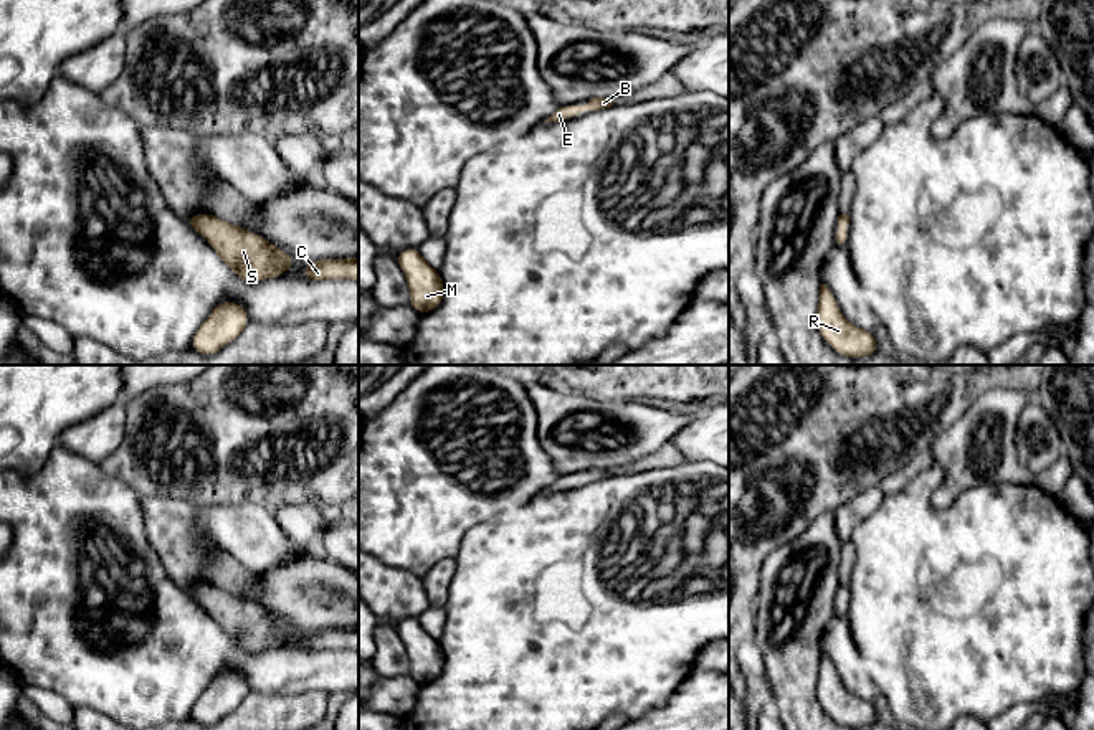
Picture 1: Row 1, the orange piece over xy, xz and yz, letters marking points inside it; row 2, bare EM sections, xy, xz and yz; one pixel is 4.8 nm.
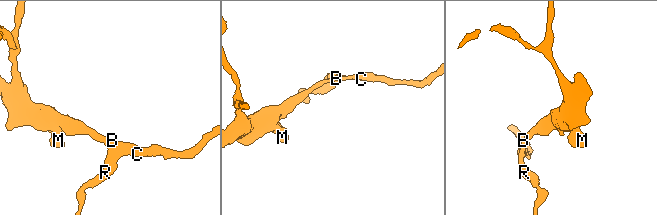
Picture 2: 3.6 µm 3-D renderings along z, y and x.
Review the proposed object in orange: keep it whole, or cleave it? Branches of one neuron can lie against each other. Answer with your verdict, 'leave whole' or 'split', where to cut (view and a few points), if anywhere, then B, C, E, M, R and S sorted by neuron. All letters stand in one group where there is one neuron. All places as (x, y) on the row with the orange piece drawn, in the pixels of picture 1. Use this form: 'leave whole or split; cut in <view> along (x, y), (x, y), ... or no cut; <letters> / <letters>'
leave whole; no cut; B C E M R S

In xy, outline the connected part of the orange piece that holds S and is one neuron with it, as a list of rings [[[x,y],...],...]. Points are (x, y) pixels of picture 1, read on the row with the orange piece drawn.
[[[198,213],[185,223],[203,235],[230,269],[246,282],[259,282],[284,274],[296,261],[263,236],[241,230],[212,213]]]

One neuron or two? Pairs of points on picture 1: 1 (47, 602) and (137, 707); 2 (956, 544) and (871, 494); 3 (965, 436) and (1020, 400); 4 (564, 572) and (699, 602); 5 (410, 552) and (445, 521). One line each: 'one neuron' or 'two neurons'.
1: one neuron
2: two neurons
3: one neuron
4: one neuron
5: one neuron

